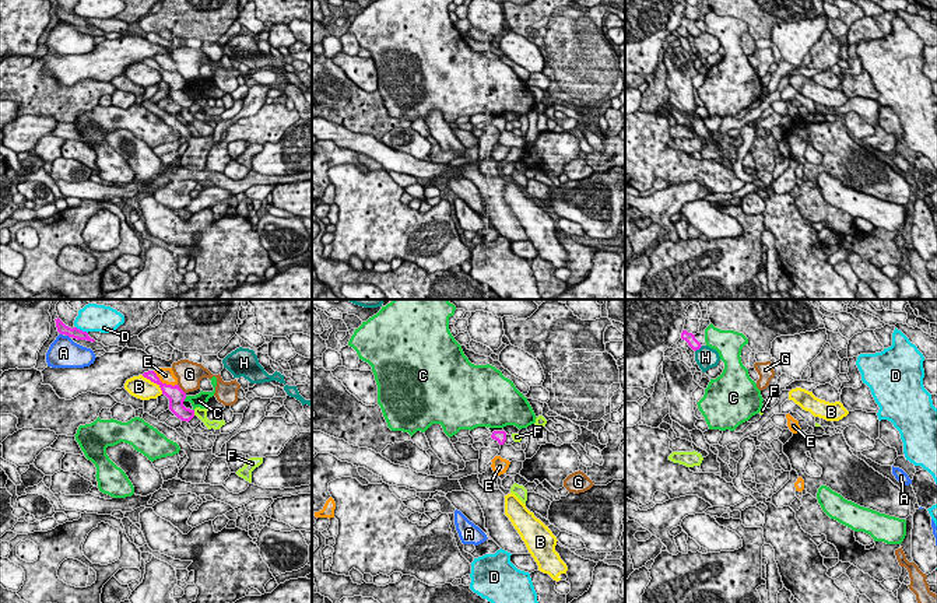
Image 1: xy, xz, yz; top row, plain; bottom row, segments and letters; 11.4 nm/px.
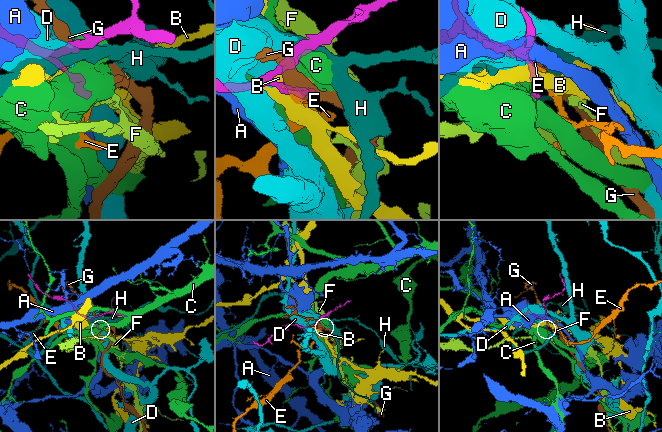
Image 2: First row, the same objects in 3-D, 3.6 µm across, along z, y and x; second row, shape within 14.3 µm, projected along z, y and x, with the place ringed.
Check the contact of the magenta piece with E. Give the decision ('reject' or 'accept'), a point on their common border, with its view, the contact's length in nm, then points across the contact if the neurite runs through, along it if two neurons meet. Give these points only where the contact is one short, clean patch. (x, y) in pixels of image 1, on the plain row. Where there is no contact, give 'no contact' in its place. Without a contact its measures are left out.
reject; contact xy (164, 70); length 340 nm

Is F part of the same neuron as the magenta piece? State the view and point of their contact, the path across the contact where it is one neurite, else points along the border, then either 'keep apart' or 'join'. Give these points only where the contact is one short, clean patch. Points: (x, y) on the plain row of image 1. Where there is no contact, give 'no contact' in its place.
contact xy (193, 100); border xy (193, 97), (195, 101); keep apart

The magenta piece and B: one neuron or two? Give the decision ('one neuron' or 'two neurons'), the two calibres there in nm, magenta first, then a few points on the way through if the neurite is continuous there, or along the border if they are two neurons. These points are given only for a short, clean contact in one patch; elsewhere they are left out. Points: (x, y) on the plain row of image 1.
two neurons; 160 nm thick on the magenta side, 260 nm on the other

